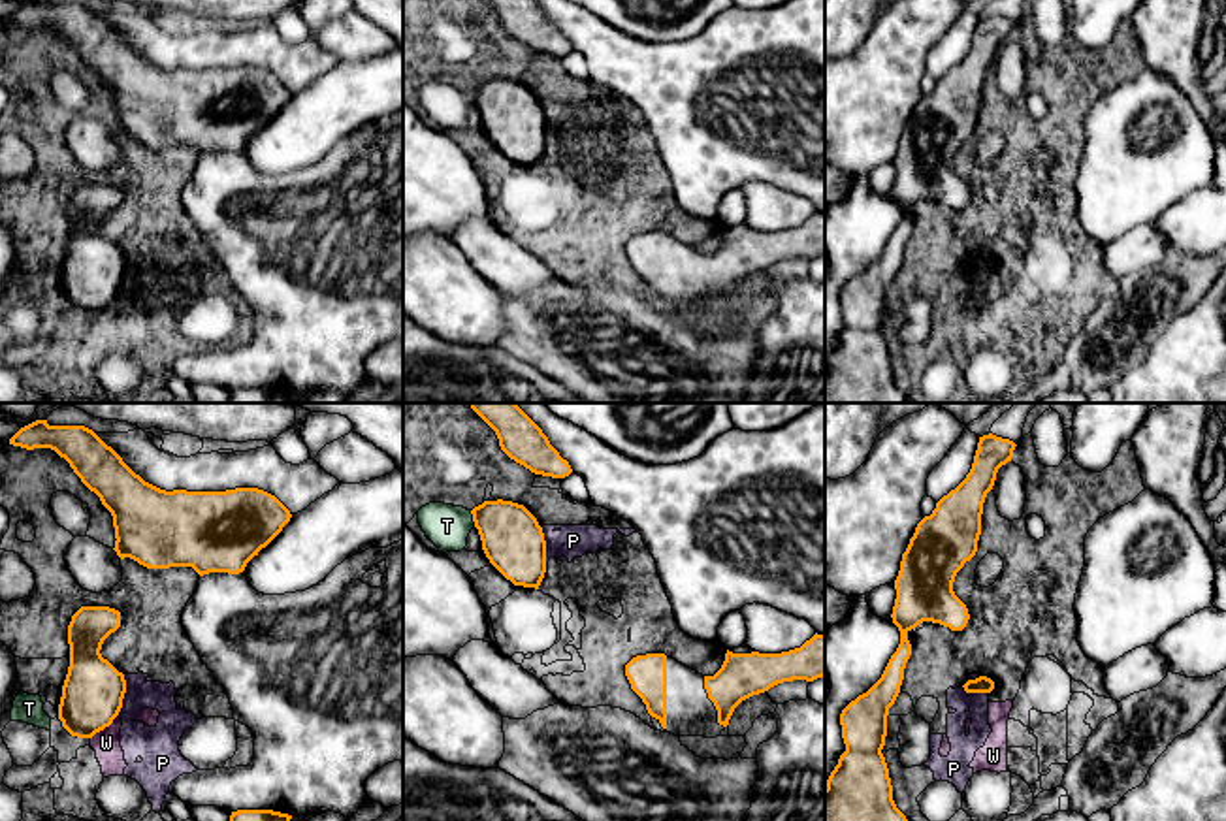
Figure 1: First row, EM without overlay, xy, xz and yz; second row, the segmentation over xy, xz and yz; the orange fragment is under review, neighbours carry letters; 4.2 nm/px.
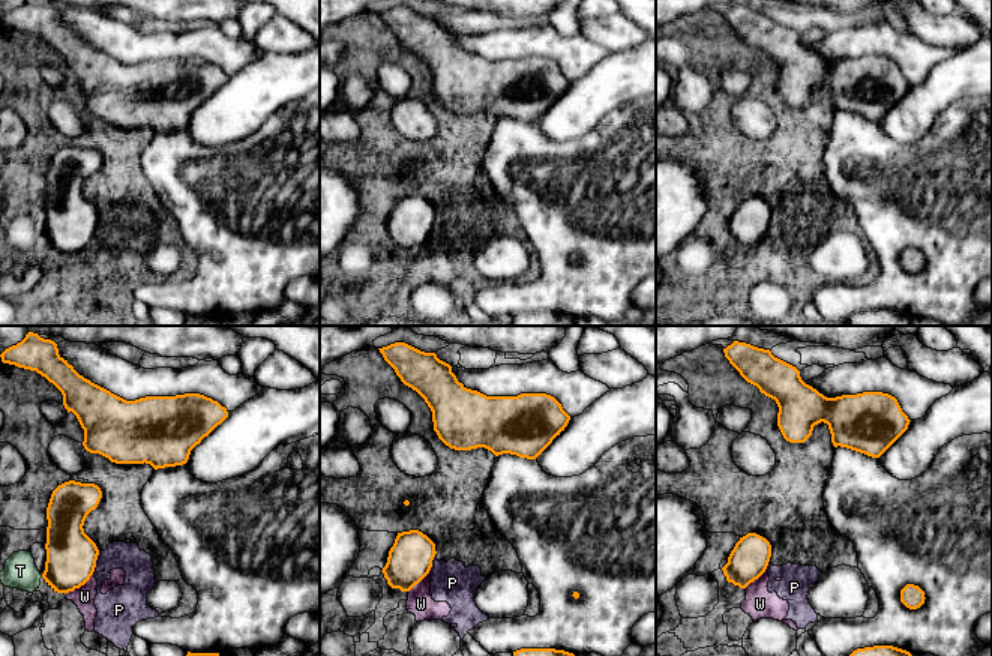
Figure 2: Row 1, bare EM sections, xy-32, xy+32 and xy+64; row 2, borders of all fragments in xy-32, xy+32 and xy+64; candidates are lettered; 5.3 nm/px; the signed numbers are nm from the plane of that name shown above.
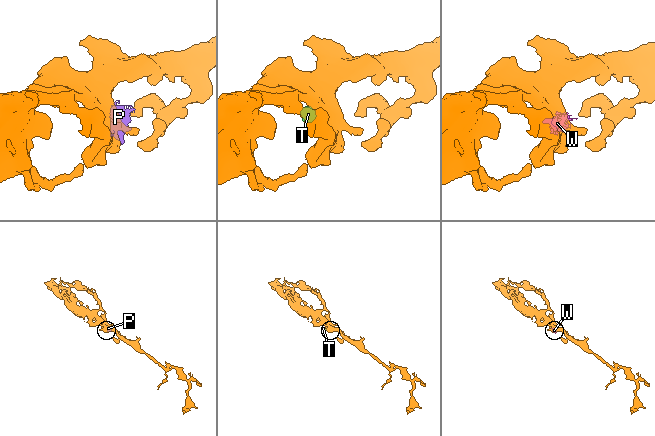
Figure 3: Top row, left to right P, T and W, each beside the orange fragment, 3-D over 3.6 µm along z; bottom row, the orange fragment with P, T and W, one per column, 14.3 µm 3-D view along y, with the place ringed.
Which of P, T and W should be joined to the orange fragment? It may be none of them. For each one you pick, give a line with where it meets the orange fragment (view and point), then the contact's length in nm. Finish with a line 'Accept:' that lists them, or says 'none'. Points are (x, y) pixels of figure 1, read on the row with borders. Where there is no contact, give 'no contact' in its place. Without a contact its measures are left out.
Accept: none

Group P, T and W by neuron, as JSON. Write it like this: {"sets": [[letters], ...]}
{"sets": [["P", "T", "W"]]}

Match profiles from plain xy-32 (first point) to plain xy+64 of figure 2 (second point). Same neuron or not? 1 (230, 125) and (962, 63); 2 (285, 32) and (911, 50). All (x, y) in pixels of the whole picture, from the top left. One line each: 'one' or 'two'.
1: one
2: two

